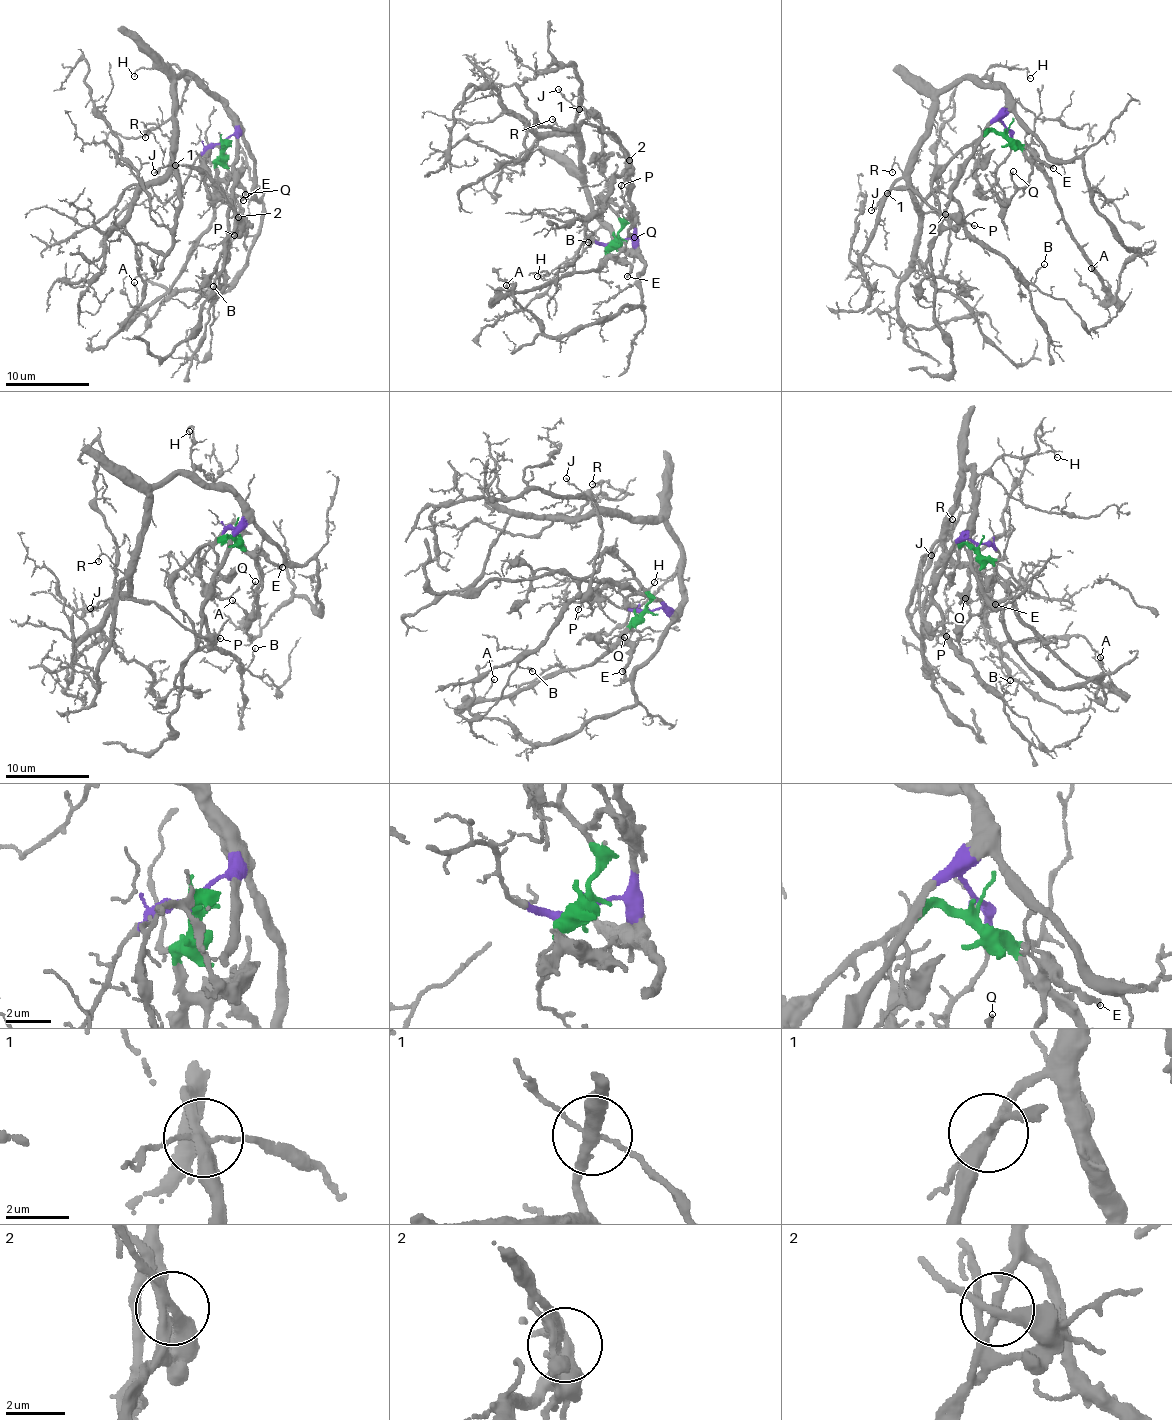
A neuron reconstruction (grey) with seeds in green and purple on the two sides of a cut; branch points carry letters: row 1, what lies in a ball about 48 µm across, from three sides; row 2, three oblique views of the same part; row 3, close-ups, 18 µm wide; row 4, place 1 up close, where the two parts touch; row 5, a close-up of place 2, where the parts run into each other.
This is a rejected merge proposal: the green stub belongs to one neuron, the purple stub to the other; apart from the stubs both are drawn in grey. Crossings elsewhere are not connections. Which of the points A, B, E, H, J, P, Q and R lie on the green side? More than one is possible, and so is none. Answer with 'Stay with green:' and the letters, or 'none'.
Stay with green: A, E, J, P, Q

